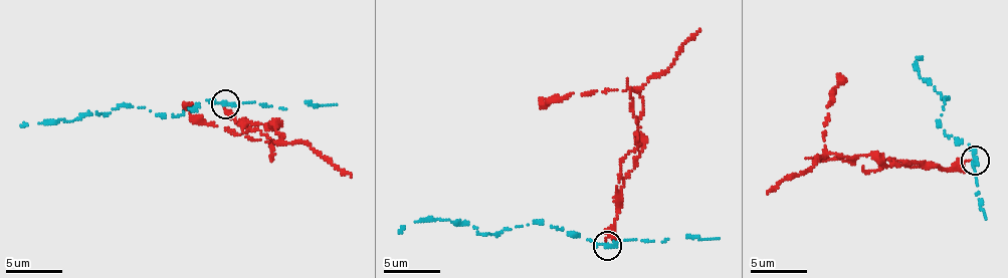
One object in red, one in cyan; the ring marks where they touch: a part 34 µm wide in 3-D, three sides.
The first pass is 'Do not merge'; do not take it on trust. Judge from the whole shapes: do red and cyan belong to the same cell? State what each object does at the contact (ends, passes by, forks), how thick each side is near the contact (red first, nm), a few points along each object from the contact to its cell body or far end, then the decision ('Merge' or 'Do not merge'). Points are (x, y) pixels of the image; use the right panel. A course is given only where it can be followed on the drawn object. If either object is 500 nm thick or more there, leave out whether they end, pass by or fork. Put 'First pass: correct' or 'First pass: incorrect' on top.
First pass: correct
At the ring red ends. At the ring cyan ends. Thickness 140 nm (red) against 400 nm. Course of red: (974, 162), (944, 169), (918, 163), (883, 165), (868, 155), (838, 157), (826, 151), (823, 122), (840, 73). Course of cyan: (974, 162), (969, 145), (945, 134), (940, 121), (946, 97), (930, 79), (920, 78), (916, 61), (922, 58). Do not merge

